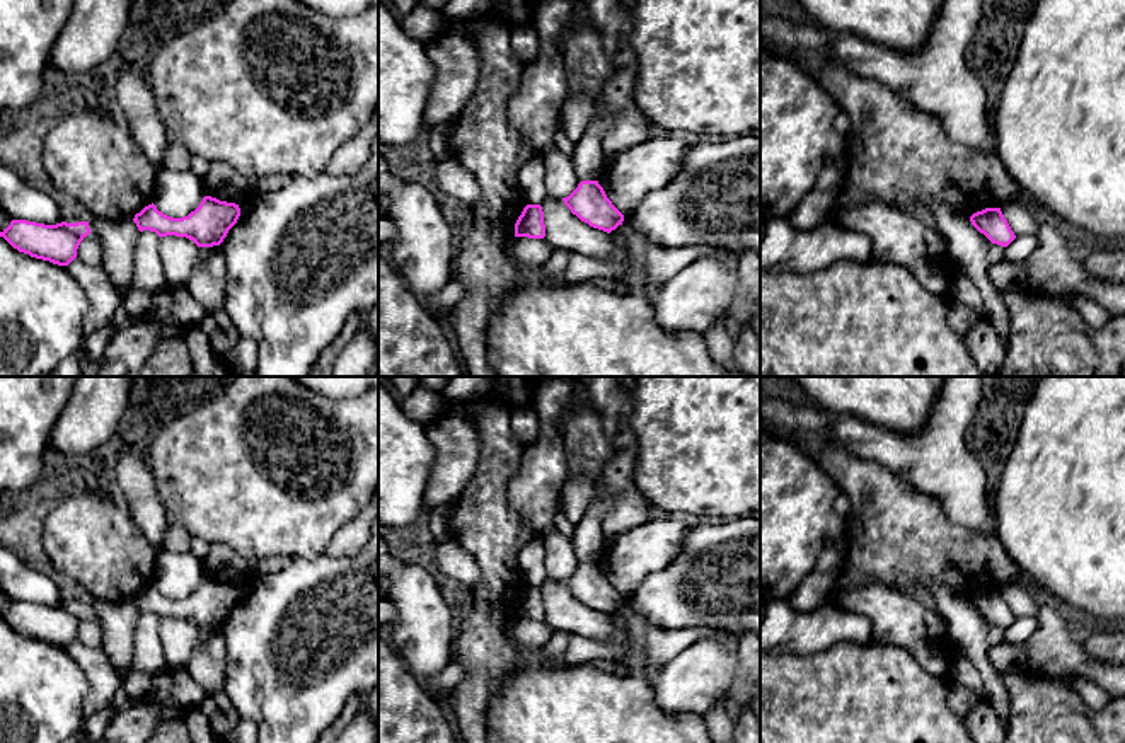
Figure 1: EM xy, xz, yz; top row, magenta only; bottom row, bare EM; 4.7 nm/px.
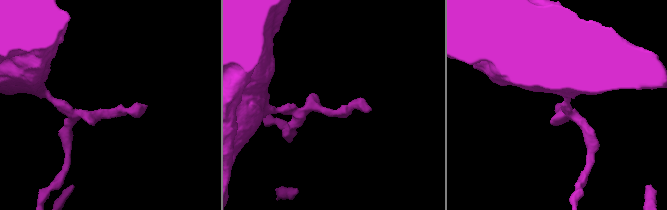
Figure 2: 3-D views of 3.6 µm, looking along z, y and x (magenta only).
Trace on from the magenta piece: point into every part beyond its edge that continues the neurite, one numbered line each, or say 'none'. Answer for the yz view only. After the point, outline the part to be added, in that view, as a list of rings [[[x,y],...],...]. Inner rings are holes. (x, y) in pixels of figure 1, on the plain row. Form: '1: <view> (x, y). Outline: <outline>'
none

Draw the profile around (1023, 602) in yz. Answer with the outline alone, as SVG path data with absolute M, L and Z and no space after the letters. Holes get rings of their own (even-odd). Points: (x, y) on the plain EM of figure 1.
M1009 581L1001 588L1001 593L1014 617L1036 617L1041 598L1028 585Z

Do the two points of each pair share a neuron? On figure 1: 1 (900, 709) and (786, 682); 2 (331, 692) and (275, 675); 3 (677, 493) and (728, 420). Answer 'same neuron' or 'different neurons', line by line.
1: same neuron
2: same neuron
3: same neuron

